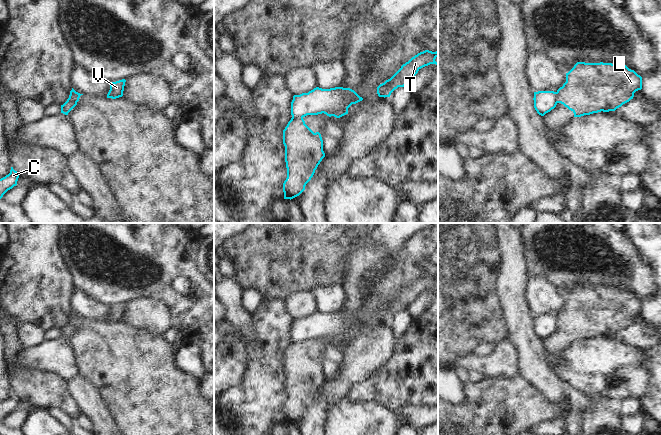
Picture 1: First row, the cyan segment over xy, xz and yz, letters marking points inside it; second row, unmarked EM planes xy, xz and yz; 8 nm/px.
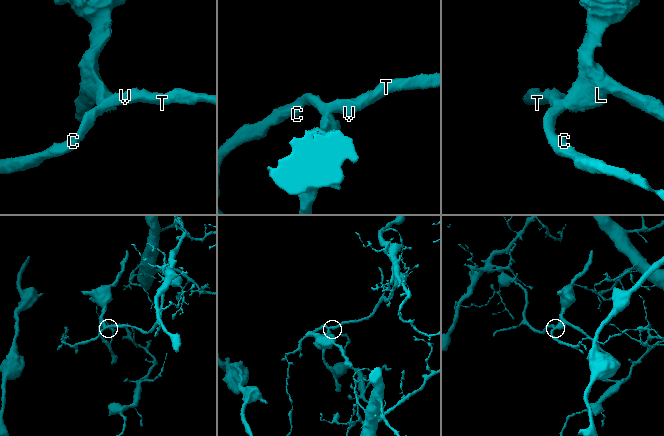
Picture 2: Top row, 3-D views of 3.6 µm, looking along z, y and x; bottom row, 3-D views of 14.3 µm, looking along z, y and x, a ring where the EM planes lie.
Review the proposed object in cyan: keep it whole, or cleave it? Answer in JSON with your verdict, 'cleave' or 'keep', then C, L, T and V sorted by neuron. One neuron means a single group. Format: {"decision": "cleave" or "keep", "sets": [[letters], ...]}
{"decision": "cleave", "sets": [["C", "T", "V"], ["L"]]}

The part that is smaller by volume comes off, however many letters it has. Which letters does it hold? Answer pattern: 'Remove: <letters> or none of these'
Remove: L

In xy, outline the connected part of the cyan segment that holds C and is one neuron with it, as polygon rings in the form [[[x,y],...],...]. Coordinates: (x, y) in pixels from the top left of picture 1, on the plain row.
[[[11,391],[10,397],[0,403],[0,423],[3,419],[17,409],[19,398]]]

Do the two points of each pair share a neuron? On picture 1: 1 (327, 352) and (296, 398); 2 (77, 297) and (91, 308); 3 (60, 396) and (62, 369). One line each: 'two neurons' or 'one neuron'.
1: two neurons
2: one neuron
3: two neurons

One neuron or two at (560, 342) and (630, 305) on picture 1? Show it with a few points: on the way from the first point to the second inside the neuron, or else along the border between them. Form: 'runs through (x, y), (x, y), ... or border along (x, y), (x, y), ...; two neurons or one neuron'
runs through (577, 325), (588, 314), (613, 314); one neuron

